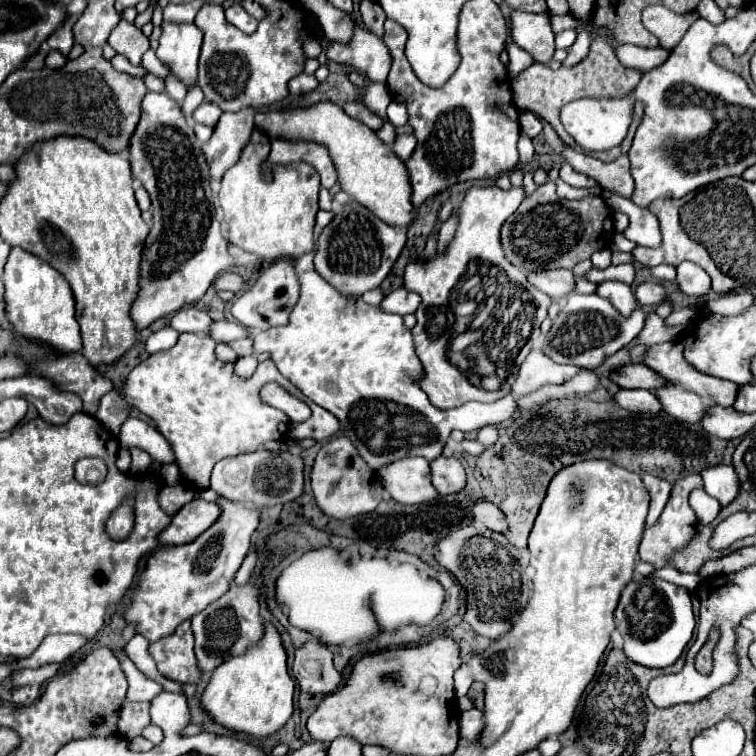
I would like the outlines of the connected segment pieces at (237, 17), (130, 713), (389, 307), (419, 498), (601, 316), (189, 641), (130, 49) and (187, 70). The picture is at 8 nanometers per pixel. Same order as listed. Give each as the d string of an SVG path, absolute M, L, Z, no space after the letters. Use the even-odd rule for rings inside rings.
M232 5L230 9L226 9L226 19L228 19L228 23L232 23L234 27L238 27L244 33L256 31L256 25L258 25L258 21L254 17L250 17L240 5Z
M126 703L120 717L120 735L132 739L150 725L150 705L148 703Z
M404 287L392 291L390 295L384 297L380 309L386 313L398 313L398 315L406 315L406 313L414 313L420 305L420 295L412 293Z
M406 457L378 471L384 489L402 505L428 503L438 497L430 479L430 463L424 457Z
M570 293L566 305L560 309L558 317L554 319L546 335L542 351L556 363L572 363L582 369L596 369L606 361L606 357L626 347L642 331L642 327L644 327L644 313L638 307L626 319L610 305L610 301L598 295Z
M190 621L180 623L172 635L150 643L148 653L156 661L158 671L168 679L178 679L181 684L198 684L204 677L196 665Z
M124 19L110 33L108 43L114 47L116 53L126 55L130 59L130 63L134 63L134 65L140 65L142 63L142 55L150 49L150 41L142 33L142 29L138 29L134 23L128 23Z
M162 23L160 47L156 53L186 85L196 81L202 37L202 31L194 23Z

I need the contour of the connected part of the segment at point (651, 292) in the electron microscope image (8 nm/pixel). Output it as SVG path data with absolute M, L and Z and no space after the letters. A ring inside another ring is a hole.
M642 283L640 287L636 287L634 297L640 301L640 305L652 305L652 307L656 307L668 299L664 287L658 283Z

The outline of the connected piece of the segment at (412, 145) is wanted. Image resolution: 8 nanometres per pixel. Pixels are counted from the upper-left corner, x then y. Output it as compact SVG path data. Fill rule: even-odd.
M398 135L394 145L392 145L392 149L402 159L408 159L412 155L412 151L416 149L416 137L414 135Z

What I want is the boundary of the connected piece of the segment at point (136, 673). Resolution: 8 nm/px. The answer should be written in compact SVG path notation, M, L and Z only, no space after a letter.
M118 651L116 657L120 659L122 663L122 671L126 673L126 679L128 679L128 695L126 695L126 701L152 701L158 693L162 693L162 685L148 679L126 655L124 651Z

